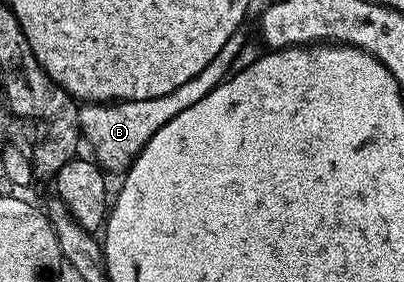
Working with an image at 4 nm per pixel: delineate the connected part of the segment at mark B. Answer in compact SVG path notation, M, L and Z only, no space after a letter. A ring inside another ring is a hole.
M238 31L235 35L231 35L231 39L227 39L223 51L219 51L219 55L215 55L215 59L211 59L211 63L207 63L207 67L203 71L199 71L199 75L187 79L187 83L183 83L183 87L175 87L175 91L171 91L167 95L159 95L155 99L146 101L82 104L77 111L77 123L84 140L86 137L93 144L94 154L92 153L92 156L102 170L108 171L110 174L112 174L111 172L118 173L118 175L124 174L139 155L139 151L149 142L151 135L155 135L155 131L159 131L159 127L163 127L163 123L171 123L171 119L175 119L175 115L179 115L179 111L187 111L187 107L199 103L199 99L206 97L230 76L231 70L234 68L233 60L240 55L244 45L244 32Z

